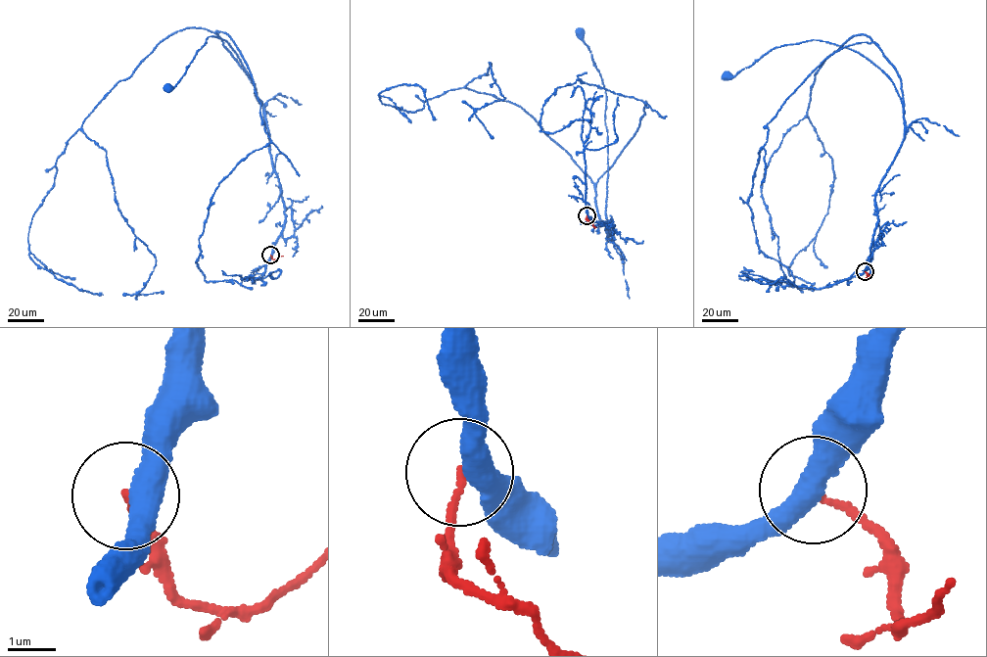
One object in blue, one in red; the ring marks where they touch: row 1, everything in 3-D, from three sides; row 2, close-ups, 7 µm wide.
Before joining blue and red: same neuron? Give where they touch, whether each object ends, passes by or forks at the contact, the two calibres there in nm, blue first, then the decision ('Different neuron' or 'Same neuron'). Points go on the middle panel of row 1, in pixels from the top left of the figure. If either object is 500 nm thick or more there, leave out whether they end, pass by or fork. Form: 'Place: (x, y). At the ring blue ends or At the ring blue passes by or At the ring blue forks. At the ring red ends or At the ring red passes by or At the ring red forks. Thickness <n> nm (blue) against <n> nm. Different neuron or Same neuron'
Place: (587, 215). At the ring blue passes by. At the ring red ends. Thickness 440 nm (blue) against 150 nm. Different neuron

